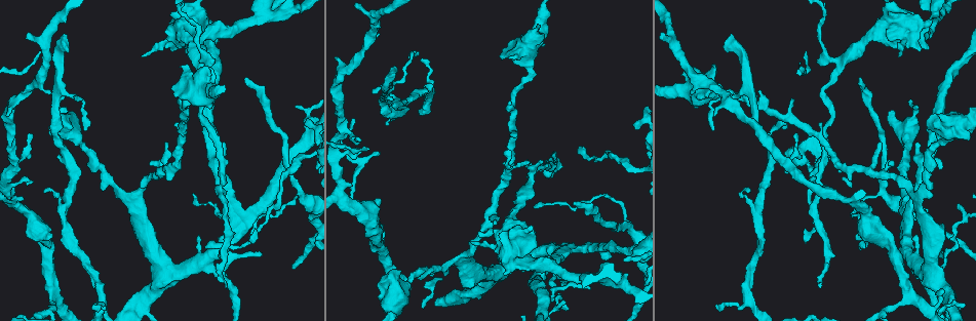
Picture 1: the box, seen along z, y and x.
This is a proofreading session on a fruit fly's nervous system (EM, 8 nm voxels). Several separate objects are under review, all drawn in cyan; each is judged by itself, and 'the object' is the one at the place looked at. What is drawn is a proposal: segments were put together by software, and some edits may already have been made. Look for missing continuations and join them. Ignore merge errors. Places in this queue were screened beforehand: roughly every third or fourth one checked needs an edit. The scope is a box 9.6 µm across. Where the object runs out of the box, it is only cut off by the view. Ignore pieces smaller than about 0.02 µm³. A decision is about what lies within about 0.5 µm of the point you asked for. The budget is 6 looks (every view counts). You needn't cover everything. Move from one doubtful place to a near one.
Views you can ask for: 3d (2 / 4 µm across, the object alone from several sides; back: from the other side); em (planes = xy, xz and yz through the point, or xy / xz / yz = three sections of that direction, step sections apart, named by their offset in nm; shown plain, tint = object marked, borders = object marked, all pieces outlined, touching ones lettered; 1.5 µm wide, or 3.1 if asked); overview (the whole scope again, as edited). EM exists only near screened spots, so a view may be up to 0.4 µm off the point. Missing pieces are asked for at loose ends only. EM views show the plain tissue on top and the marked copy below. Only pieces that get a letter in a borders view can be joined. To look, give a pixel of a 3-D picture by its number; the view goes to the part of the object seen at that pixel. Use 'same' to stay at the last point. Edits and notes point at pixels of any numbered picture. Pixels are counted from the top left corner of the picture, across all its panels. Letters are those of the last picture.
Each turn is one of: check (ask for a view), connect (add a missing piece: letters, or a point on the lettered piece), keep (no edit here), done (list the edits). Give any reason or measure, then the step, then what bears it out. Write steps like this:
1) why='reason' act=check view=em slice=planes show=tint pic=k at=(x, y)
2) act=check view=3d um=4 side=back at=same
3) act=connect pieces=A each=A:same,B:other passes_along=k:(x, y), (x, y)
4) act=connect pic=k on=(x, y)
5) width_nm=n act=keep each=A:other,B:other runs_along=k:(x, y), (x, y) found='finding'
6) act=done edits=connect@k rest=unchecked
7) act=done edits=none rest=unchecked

why='end of a long branch' act=check view=3d um=4 side=back pic=1 at=(226, 285)

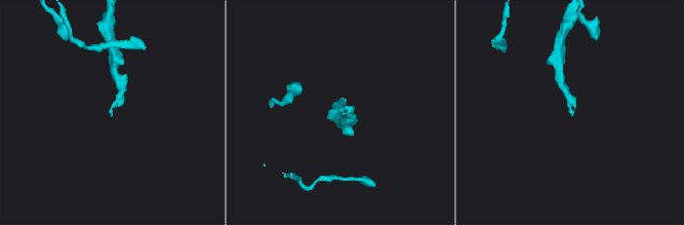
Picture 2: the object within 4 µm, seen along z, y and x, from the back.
why='shape alone is not enough' act=check view=em slice=yz step=8 show=borders pic=2 at=(341, 107)

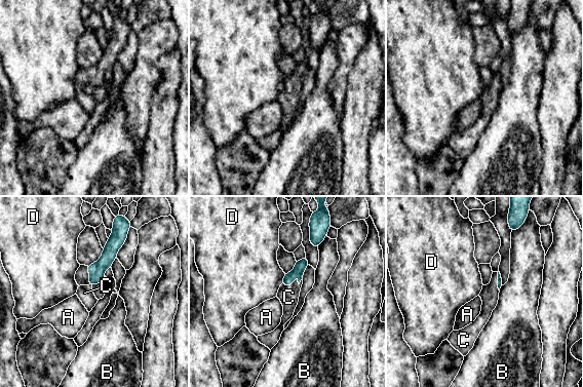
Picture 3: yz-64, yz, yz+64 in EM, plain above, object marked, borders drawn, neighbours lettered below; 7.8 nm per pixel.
act=check view=em slice=planes show=borders at=same

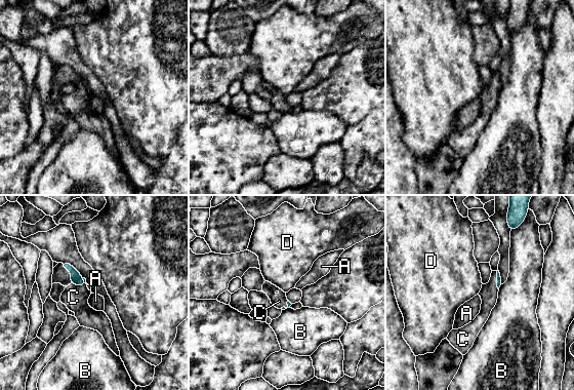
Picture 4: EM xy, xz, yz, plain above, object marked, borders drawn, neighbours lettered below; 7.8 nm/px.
act=connect pieces=C each=A:other,B:other,C:same,D:other passes_along=4:(76, 278), (77, 284), (76, 299) found='it goes on there'

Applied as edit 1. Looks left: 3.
act=check view=overview

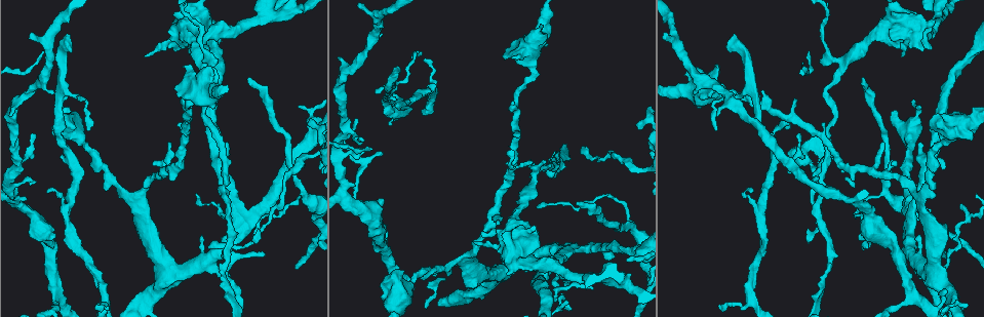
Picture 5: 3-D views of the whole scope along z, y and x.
why='tapers out' act=check view=3d um=2 side=back pic=5 at=(95, 308)

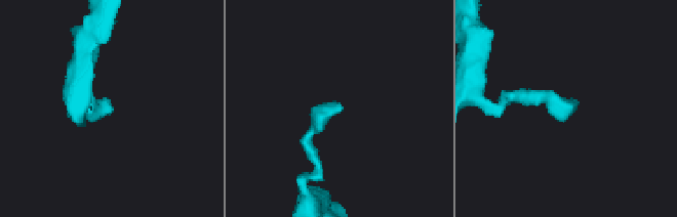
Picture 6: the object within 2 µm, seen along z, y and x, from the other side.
why='now the EM' act=check view=em slice=planes show=borders pic=6 at=(573, 109)

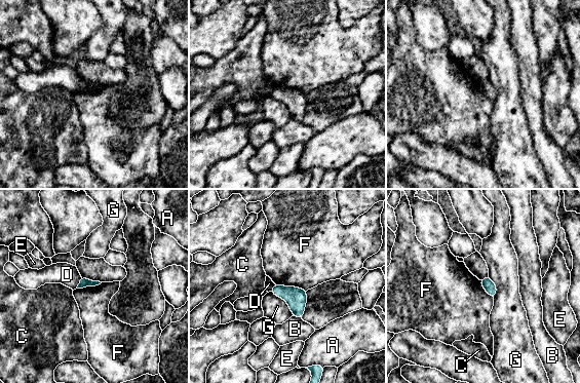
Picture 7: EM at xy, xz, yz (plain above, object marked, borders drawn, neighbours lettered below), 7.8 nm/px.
longest_contact=G:260nm act=keep each=A:other,B:other,C:other,D:other,E:other,F:other,G:other border=7:(275, 283), (299, 286), (306, 291) found='none of them fits'

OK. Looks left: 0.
act=done edits=connect@4 rest=unchecked

